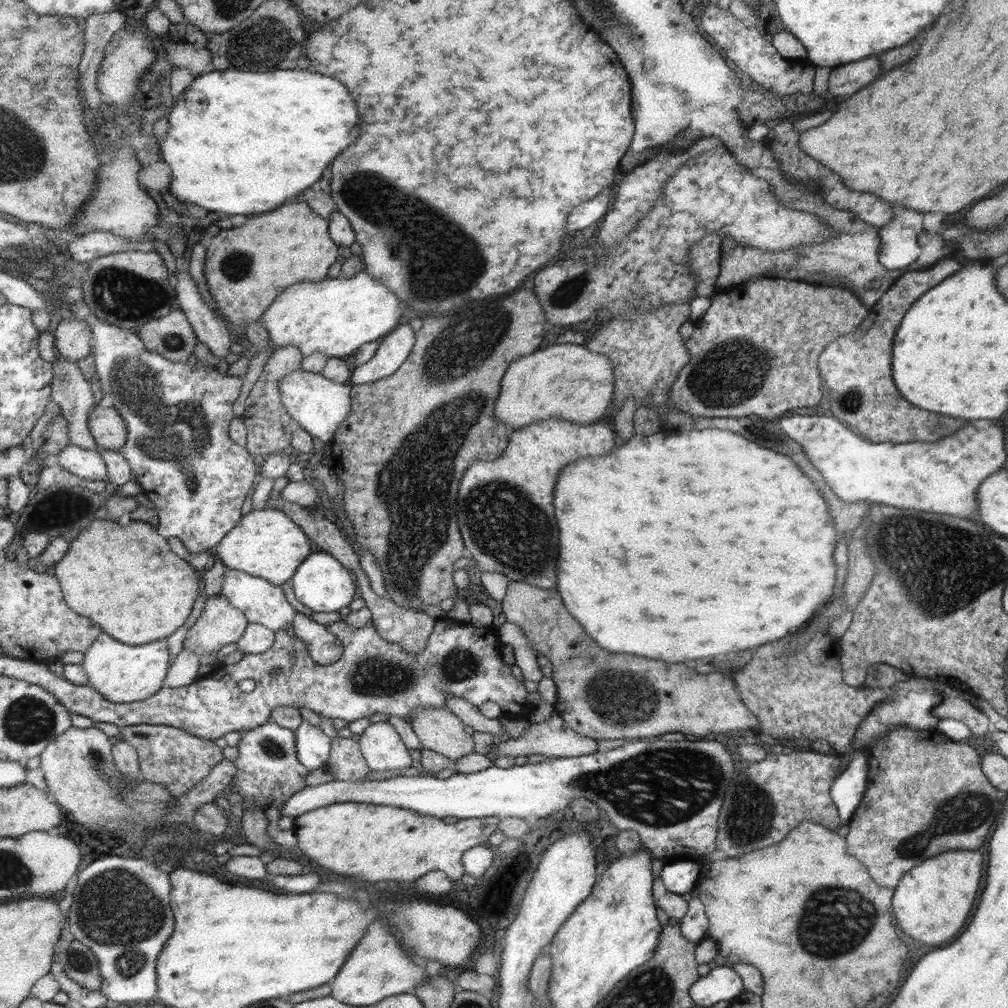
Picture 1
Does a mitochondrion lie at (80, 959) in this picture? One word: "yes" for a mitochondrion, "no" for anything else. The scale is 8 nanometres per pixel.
yes

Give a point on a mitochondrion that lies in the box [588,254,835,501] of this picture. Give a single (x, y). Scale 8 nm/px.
(728, 374)

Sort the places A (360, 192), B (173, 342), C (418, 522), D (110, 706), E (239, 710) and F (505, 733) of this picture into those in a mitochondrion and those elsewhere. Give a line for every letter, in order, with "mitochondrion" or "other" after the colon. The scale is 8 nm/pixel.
A: mitochondrion
B: mitochondrion
C: mitochondrion
D: other
E: other
F: other

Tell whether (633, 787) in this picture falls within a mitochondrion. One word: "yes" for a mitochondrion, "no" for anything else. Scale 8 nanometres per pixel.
yes

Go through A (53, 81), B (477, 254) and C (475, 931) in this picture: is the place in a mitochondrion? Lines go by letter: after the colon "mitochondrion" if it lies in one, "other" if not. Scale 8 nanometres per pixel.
A: other
B: mitochondrion
C: other

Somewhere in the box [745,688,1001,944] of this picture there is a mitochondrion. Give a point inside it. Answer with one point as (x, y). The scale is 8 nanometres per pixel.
(956, 815)

